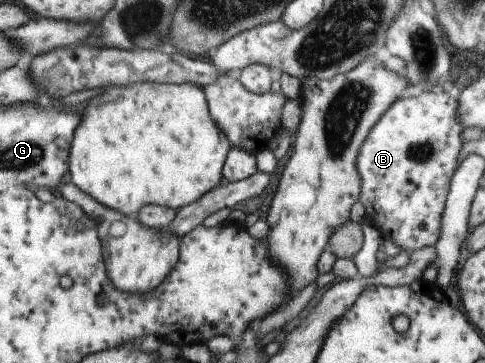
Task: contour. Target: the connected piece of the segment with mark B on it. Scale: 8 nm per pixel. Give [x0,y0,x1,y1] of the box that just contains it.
[354,91,462,253]

